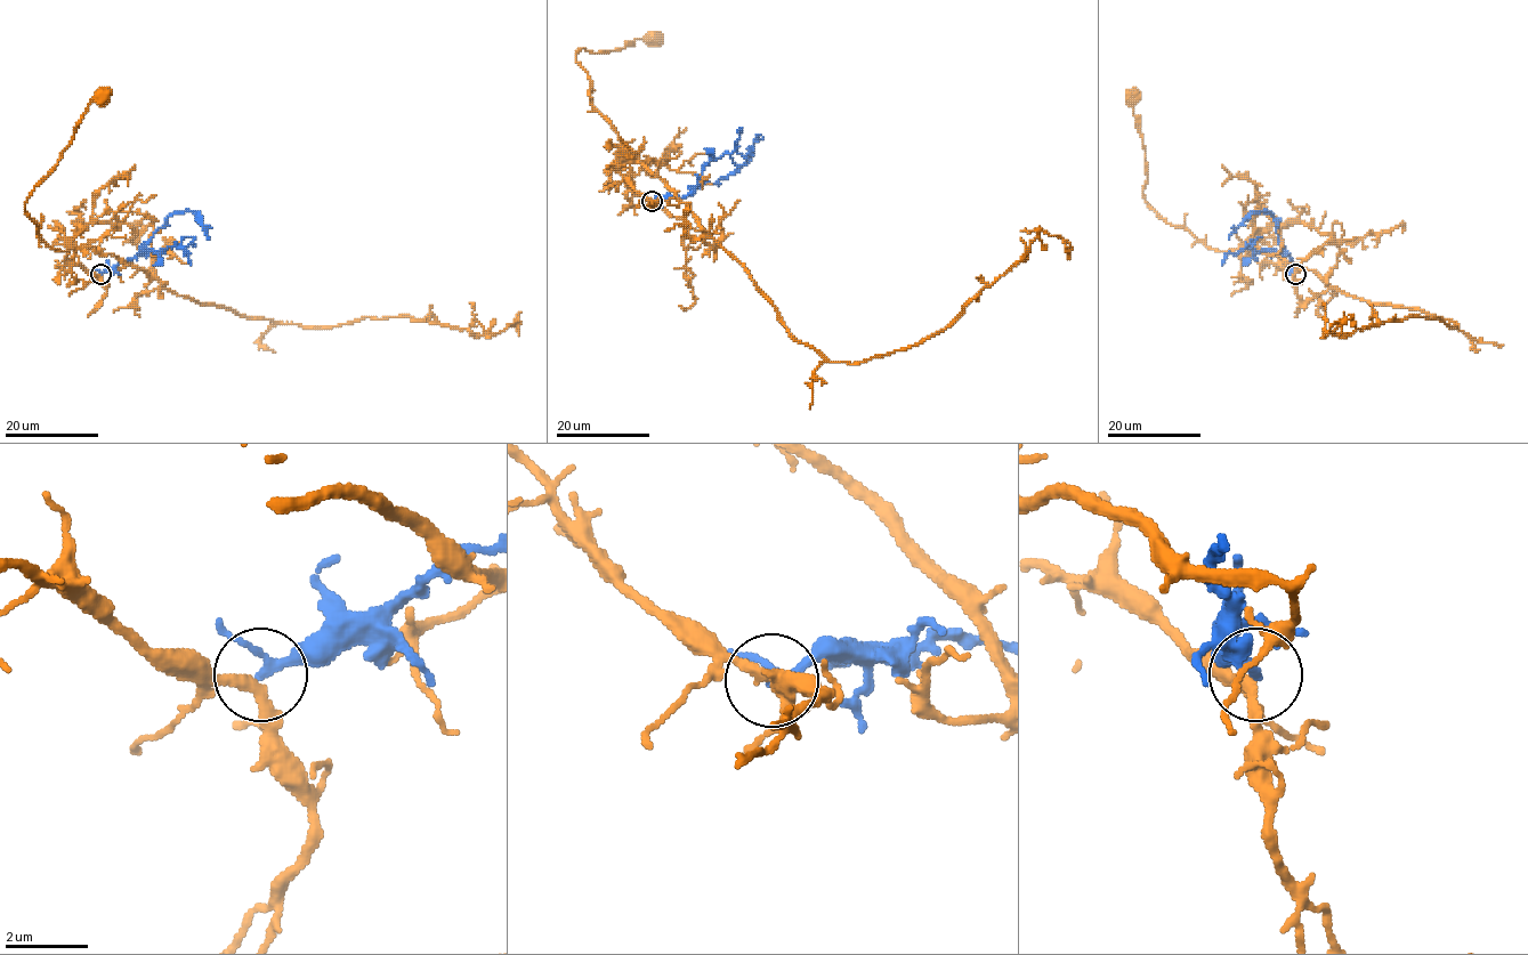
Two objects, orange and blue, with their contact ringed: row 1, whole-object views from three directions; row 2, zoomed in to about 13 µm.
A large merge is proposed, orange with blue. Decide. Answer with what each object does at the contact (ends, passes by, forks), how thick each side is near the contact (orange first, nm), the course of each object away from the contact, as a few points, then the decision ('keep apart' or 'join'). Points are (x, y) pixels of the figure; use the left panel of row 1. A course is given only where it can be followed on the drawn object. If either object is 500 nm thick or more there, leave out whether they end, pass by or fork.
orange passes by | blue passes by | 280/190 nm | orange via (99, 275), (66, 262), (71, 249), (56, 250), (39, 239), (25, 203), (87, 105), (103, 97) | blue via (99, 274), (134, 258), (175, 213), (196, 212), (209, 239) | keep apart

